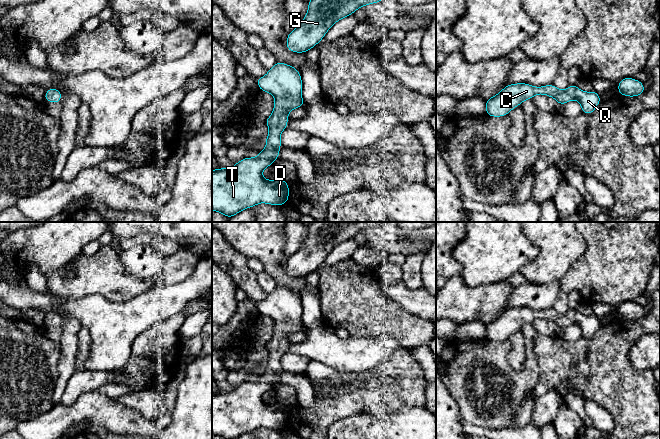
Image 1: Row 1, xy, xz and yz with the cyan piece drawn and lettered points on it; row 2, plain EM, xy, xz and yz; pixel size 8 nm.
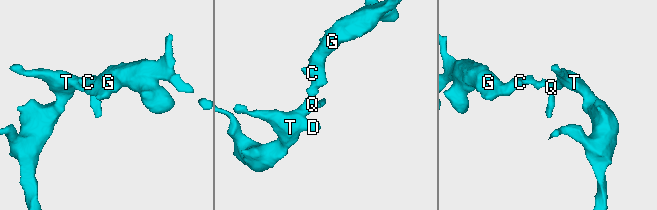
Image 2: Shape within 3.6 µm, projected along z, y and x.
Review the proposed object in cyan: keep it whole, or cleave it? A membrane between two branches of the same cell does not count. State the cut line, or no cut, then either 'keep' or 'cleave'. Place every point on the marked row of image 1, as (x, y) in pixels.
no cut | keep

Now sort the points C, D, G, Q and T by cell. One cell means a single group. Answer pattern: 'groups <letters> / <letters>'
groups C D G Q T

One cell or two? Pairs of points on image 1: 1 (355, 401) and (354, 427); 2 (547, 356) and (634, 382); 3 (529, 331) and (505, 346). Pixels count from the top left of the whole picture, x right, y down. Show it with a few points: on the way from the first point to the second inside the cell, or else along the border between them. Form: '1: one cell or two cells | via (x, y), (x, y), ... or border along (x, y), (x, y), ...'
1: two cells | border along (377, 416), (356, 413), (332, 423)
2: one cell | via (569, 370), (600, 370), (612, 382)
3: one cell | via (529, 351), (529, 367), (522, 374), (505, 366)

